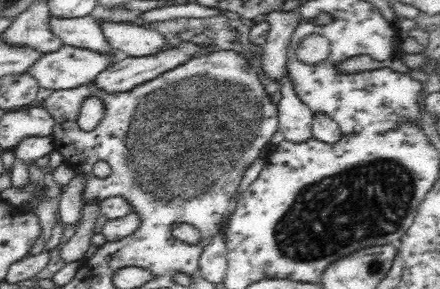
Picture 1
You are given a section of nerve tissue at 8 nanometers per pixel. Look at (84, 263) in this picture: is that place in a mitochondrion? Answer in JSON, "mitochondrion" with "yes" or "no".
{"mitochondrion":"no"}

